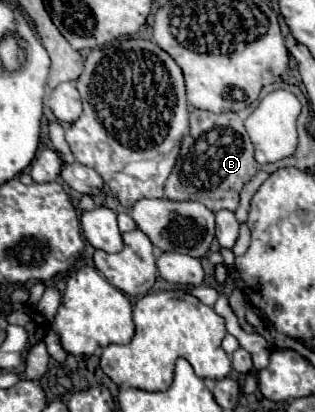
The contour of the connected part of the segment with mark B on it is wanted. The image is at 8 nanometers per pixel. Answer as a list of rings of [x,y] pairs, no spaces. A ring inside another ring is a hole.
[[[201,109],[191,111],[191,117],[189,117],[191,131],[183,139],[175,169],[165,183],[165,195],[169,199],[201,201],[211,211],[237,209],[241,187],[259,169],[263,169],[263,165],[259,165],[253,159],[253,143],[249,141],[247,129],[243,125],[247,115],[249,115],[249,109],[229,111],[229,113],[211,113]]]

